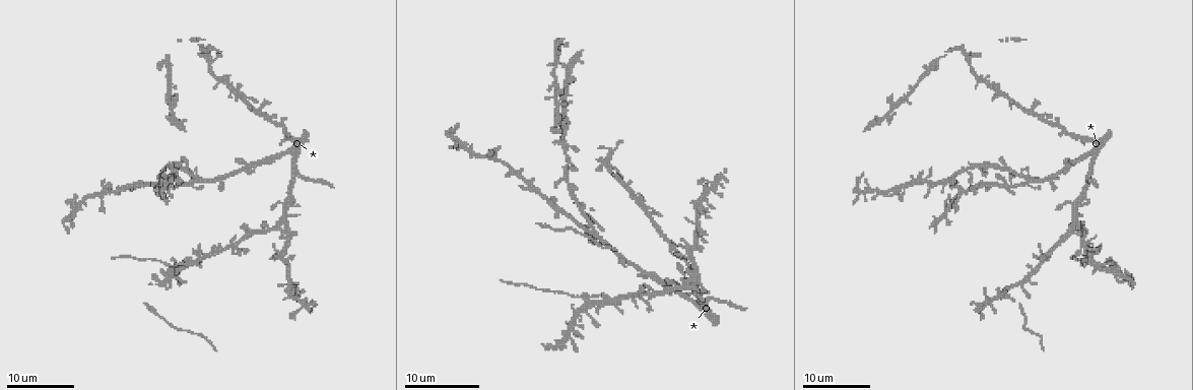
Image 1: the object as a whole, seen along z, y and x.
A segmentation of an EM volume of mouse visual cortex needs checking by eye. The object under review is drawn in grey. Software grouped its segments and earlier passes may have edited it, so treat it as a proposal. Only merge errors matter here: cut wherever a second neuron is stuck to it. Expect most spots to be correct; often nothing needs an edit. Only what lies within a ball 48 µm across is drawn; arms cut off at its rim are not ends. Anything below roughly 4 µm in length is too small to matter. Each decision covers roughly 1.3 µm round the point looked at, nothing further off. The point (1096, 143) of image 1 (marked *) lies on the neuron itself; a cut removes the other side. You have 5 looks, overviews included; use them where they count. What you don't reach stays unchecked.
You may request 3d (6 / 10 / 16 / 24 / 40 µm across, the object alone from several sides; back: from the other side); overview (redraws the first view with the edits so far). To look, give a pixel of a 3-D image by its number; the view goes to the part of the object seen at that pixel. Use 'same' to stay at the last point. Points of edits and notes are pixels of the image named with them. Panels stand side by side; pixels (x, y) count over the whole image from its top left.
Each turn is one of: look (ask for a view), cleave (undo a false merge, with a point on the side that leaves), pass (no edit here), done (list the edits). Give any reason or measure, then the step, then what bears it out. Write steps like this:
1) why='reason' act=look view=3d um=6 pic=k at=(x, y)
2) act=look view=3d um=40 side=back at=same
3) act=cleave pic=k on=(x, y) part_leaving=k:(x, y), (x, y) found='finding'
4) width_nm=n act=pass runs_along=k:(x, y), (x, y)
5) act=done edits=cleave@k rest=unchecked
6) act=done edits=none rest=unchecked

why='two arms at a narrow angle' act=look view=3d um=24 pic=1 at=(585, 301)

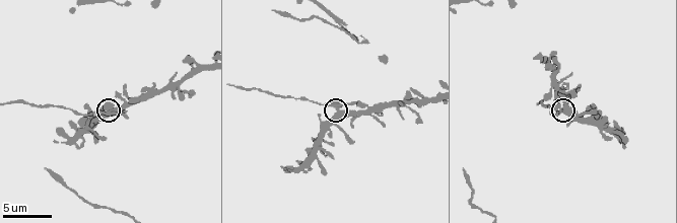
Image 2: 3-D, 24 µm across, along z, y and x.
act=look view=3d um=6 pic=2 at=(337, 112)

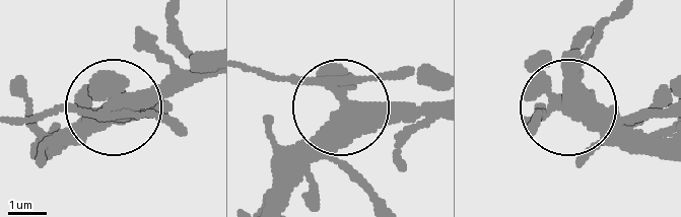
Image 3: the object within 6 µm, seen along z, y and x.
side_arm_um=10 act=cleave pic=3 on=(161, 119) part_leaving=3:(103, 112), (19, 122) found='a second neuron is stuck on'

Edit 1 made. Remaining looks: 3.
act=look view=overview

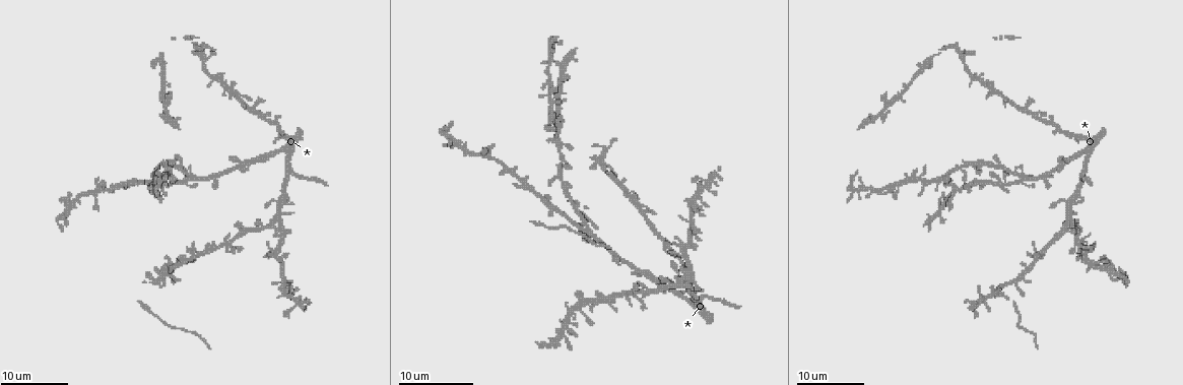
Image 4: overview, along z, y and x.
act=look view=3d um=24 pic=4 at=(692, 300)

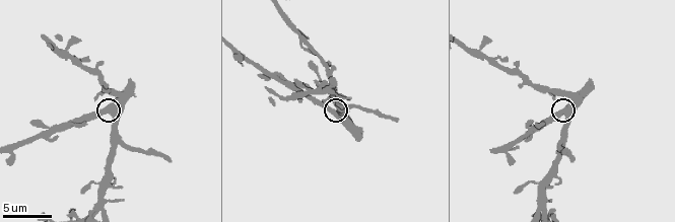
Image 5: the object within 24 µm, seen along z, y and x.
act=look view=3d um=10 pic=5 at=(334, 112)

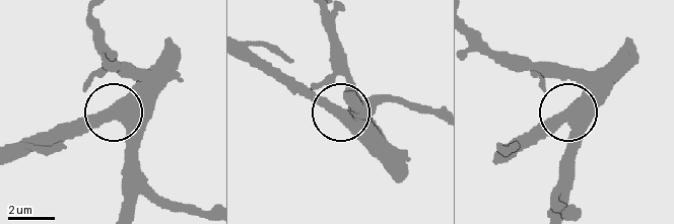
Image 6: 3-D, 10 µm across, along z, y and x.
act=pass runs_along=6:(584, 86), (566, 114), (534, 125) found='one neuron here'

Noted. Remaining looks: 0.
act=done edits=cleave@3 rest=unchecked

